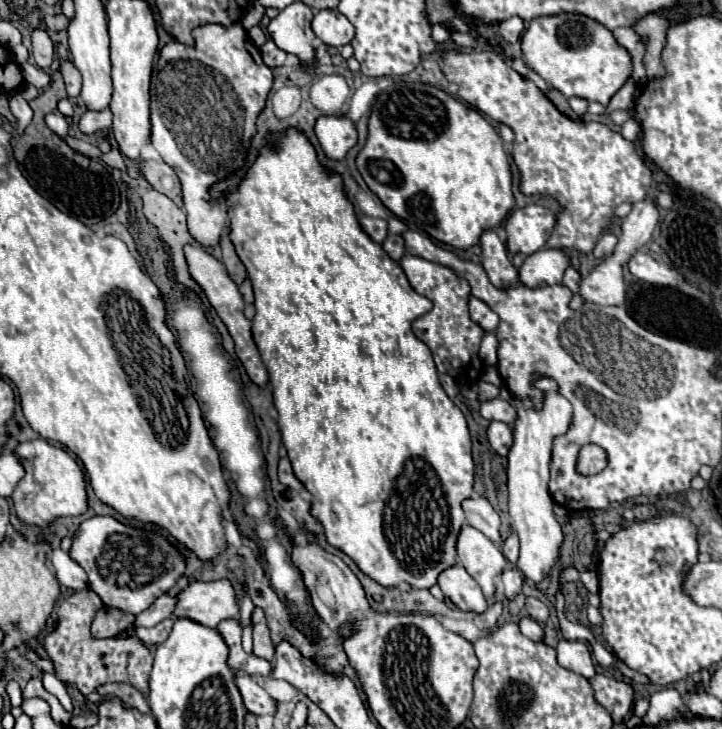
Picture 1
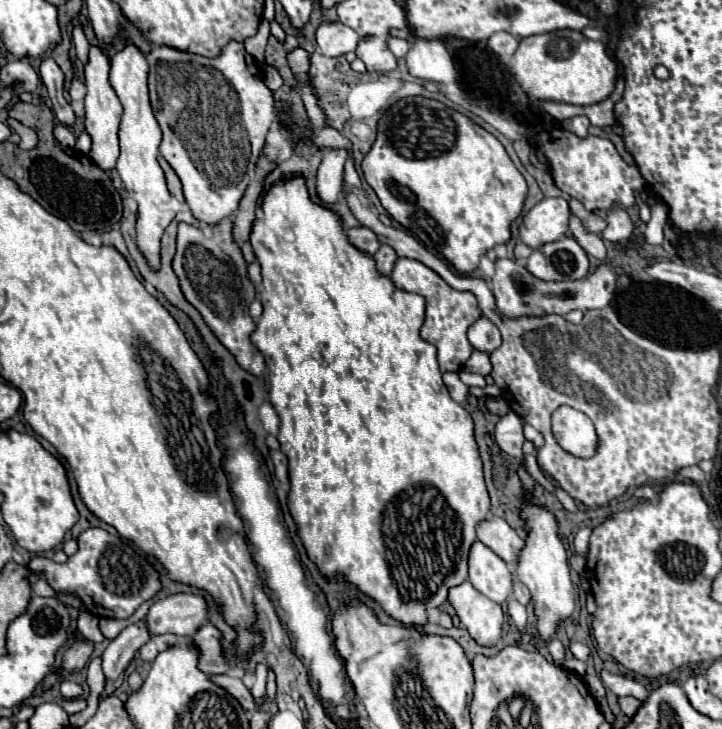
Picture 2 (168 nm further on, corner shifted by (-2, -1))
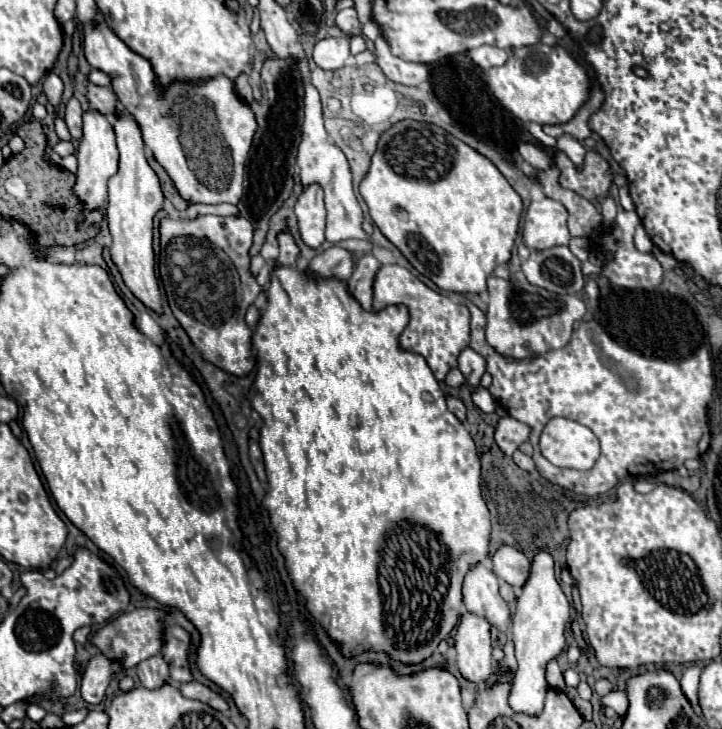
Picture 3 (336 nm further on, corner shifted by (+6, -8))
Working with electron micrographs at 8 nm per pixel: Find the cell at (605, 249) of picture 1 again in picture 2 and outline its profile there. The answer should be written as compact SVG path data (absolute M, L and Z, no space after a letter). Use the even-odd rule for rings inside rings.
M621 206L611 208L605 214L605 220L607 220L607 228L601 234L605 240L621 242L621 240L627 240L633 234L633 220L629 218L625 208L621 208Z

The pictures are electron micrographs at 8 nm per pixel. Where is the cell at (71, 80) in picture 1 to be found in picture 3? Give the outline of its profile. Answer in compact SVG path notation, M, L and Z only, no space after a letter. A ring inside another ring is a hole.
M71 97L69 99L69 103L65 105L65 123L67 123L67 127L69 127L69 131L71 131L71 137L73 139L81 139L81 115L83 115L83 109L81 109L81 103L75 99L75 97Z

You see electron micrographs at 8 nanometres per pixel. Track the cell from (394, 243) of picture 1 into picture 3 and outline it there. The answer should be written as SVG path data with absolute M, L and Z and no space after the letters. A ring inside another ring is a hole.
M371 253L361 255L353 275L347 281L351 295L361 303L363 309L373 307L373 281L375 281L379 267L381 267L381 263Z

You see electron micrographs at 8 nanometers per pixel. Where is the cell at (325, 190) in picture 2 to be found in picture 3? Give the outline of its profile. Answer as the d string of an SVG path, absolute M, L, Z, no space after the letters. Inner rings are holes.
M309 185L297 197L295 215L299 219L301 239L309 247L319 247L325 241L325 203L319 185Z

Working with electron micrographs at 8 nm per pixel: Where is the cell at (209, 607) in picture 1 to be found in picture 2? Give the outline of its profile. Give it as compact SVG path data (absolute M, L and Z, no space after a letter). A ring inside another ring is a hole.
M175 594L157 600L145 616L151 636L175 634L181 638L189 638L205 620L207 604L203 596L197 594Z

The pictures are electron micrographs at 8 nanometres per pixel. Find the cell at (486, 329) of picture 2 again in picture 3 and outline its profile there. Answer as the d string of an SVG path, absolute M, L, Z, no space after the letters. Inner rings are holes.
M465 347L459 355L459 369L461 373L467 377L467 385L477 387L481 375L485 373L485 357L481 357L477 351L473 351L471 347Z

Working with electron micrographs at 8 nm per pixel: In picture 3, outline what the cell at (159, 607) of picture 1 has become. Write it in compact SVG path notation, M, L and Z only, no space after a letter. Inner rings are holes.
M101 653L93 655L85 667L83 681L81 681L83 699L93 705L101 703L109 683L119 675L119 671L121 671L119 661L109 661L107 657L101 657Z

